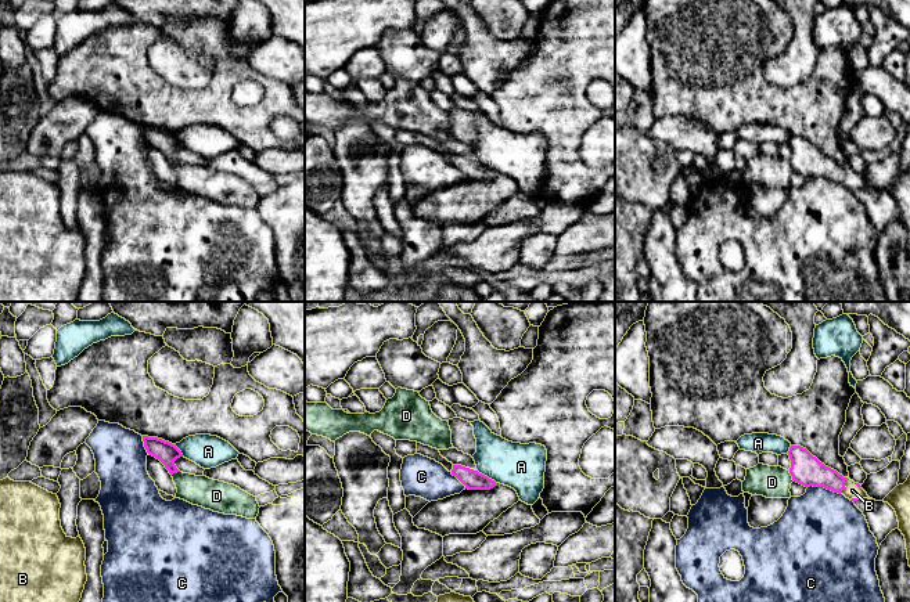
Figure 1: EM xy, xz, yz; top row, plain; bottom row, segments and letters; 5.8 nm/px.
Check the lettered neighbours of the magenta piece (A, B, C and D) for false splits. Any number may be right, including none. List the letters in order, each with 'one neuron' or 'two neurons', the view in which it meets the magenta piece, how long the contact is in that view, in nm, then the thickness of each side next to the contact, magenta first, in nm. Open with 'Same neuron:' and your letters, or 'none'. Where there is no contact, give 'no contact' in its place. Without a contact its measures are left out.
Same neuron: B
A: two neurons | xz | 150 nm | 110/280 nm
B: one neuron | yz | 100 nm | 180/80 nm
C: two neurons | yz | 200 nm | 180/480 nm
D: two neurons | yz | 70 nm | 180/190 nm

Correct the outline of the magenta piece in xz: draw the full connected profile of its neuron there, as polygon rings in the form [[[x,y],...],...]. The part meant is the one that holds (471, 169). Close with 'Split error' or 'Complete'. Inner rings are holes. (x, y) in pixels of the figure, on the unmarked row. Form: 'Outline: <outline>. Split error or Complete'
Outline: [[[453,155],[452,165],[456,166],[468,180],[490,180],[497,173],[478,161]]]. Complete

